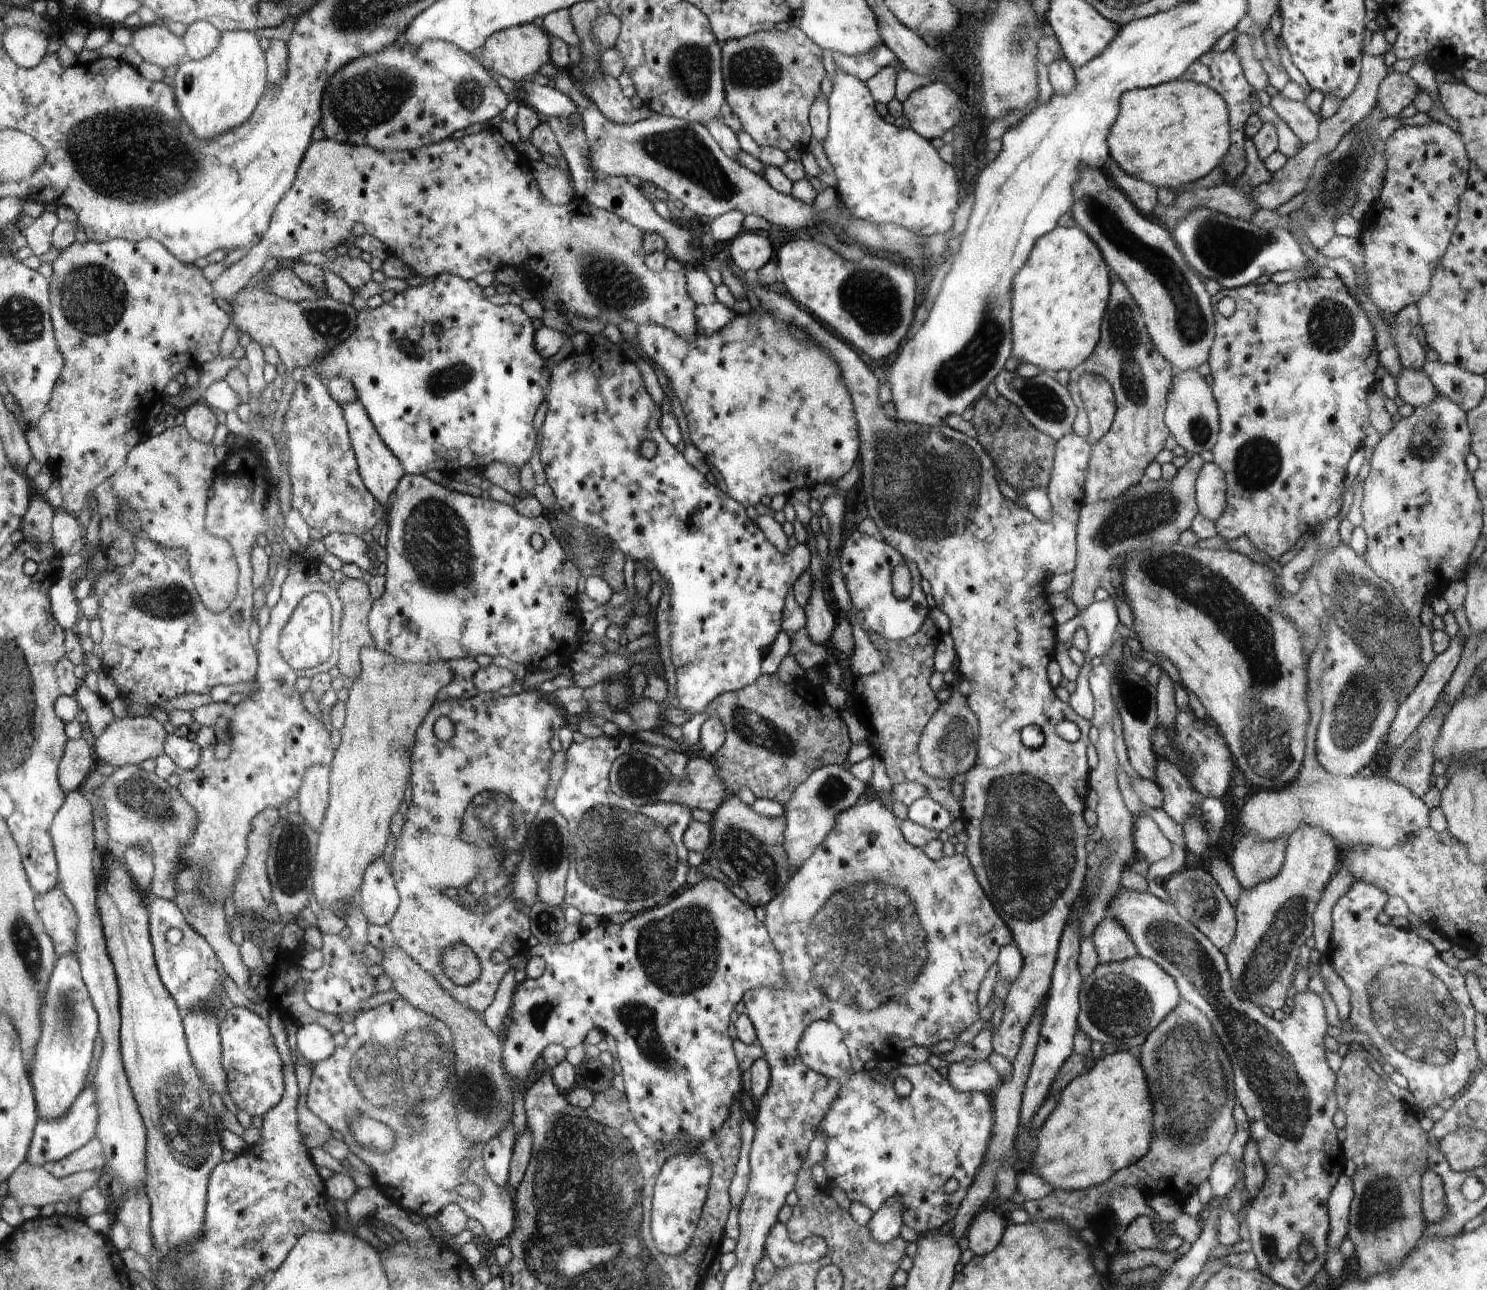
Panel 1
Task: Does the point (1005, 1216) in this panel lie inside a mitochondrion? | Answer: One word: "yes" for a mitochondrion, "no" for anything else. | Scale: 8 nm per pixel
no

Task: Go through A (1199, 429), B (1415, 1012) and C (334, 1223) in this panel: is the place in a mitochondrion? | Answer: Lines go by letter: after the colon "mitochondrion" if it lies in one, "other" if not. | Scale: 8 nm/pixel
A: mitochondrion
B: mitochondrion
C: other

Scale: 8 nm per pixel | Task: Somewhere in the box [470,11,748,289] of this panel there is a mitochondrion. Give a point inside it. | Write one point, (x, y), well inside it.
(682, 150)

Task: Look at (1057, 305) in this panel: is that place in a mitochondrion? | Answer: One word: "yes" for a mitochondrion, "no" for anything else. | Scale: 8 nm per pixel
no

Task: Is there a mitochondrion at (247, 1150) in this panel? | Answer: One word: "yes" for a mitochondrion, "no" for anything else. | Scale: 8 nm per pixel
no

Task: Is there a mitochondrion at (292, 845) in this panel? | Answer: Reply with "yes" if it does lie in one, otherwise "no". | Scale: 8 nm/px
yes

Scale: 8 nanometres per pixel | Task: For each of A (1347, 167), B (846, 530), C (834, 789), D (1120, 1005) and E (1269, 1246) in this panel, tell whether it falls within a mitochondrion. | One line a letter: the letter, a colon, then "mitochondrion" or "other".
A: mitochondrion
B: other
C: mitochondrion
D: mitochondrion
E: other

